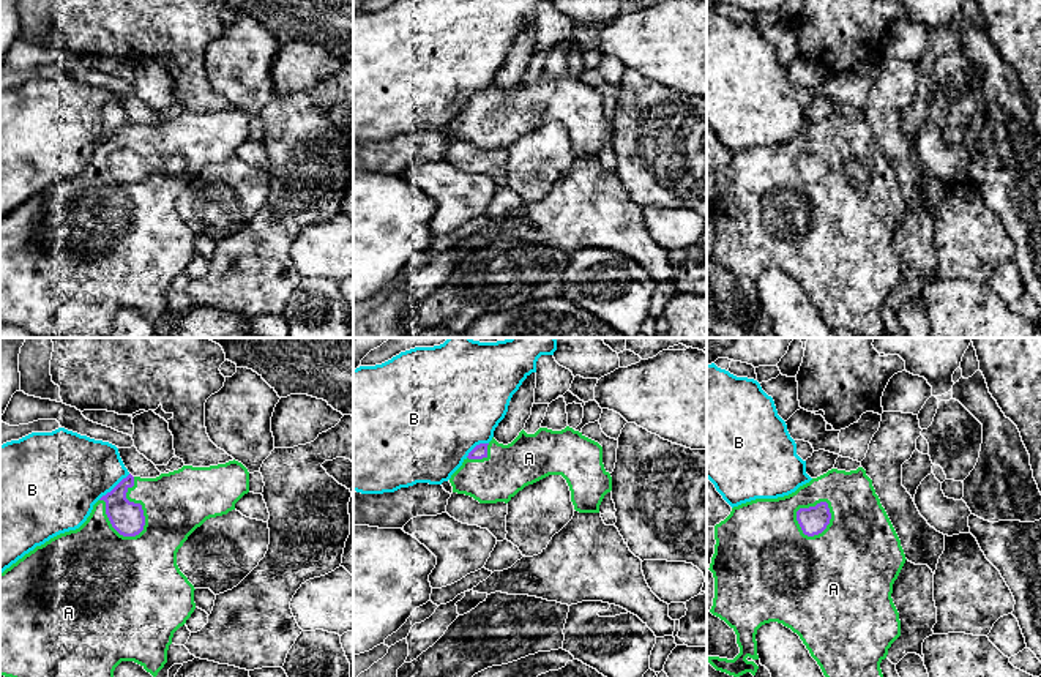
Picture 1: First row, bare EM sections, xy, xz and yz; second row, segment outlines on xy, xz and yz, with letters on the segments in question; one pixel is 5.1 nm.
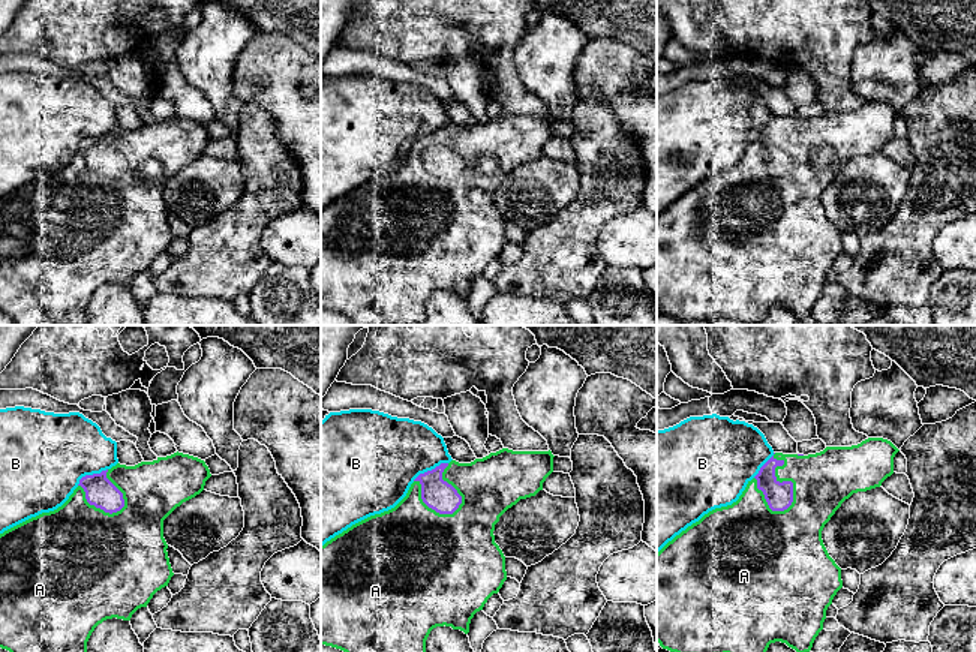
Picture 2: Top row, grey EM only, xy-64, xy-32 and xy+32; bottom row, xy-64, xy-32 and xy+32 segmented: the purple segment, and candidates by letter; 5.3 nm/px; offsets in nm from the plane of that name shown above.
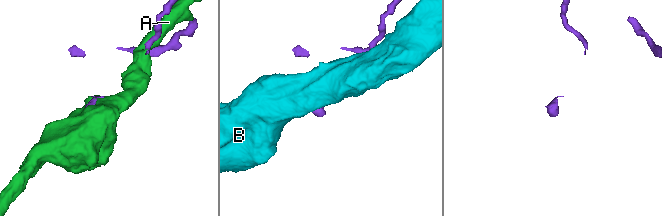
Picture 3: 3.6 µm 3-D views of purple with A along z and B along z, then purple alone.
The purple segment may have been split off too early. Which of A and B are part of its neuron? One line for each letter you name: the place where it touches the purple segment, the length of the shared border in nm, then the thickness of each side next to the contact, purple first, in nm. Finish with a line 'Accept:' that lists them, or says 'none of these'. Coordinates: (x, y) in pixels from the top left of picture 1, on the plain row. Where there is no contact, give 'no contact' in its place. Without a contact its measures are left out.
A: meets purple in xy at (142, 157); contact 320 nm long; 170 nm thick on the purple side, 320 nm on the other
Accept: A

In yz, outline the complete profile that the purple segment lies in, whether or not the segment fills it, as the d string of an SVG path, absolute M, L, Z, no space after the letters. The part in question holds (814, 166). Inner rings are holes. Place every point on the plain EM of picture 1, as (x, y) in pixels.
M863 114L850 118L831 115L789 142L756 145L733 153L730 161L715 172L715 186L715 200L708 215L715 224L710 259L735 278L740 294L733 306L708 303L707 308L716 317L733 324L746 319L756 322L757 276L765 270L778 268L800 282L831 330L847 328L855 336L864 338L885 335L880 309L901 282L899 259L891 245L893 230L907 205L872 126Z

